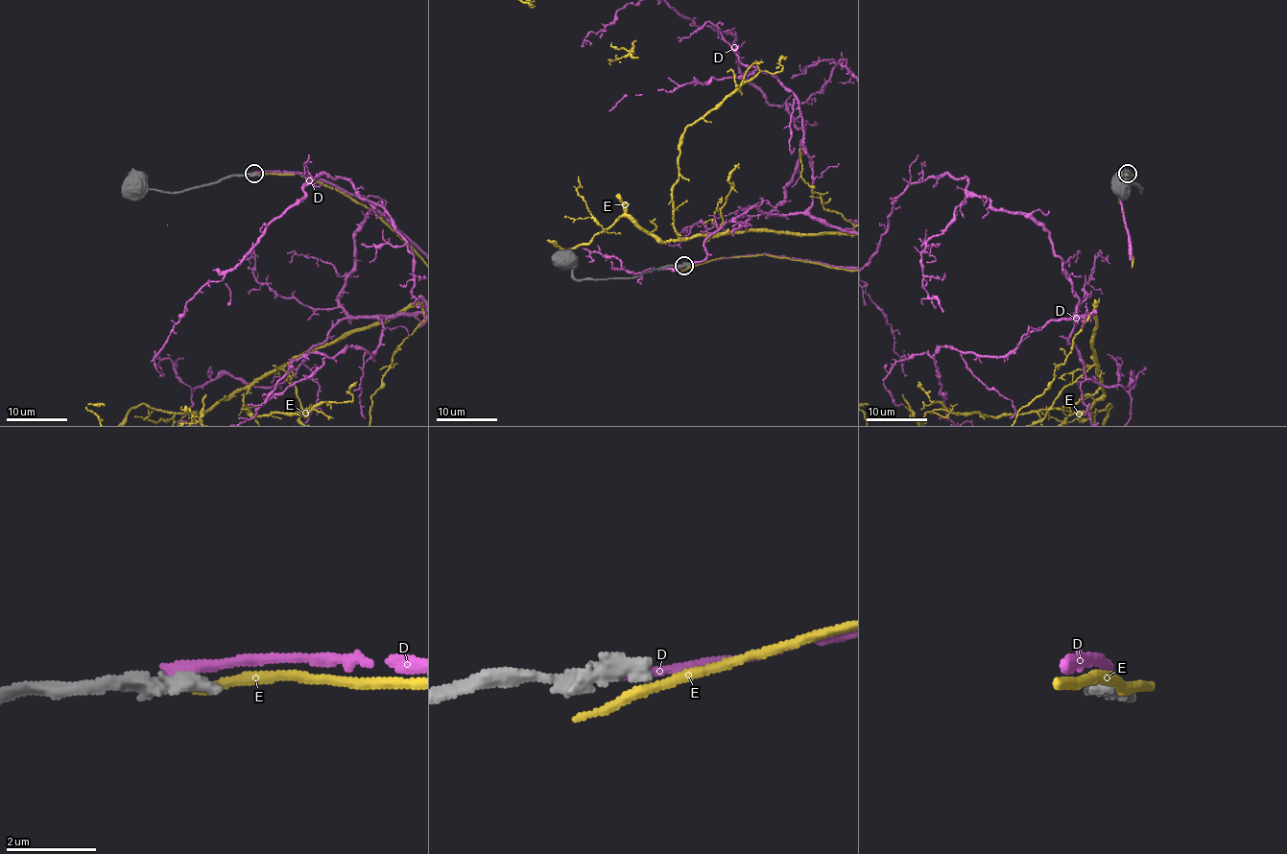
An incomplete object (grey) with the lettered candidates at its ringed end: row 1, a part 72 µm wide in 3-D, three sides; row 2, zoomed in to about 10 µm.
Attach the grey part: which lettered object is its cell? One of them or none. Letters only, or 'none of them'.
D

